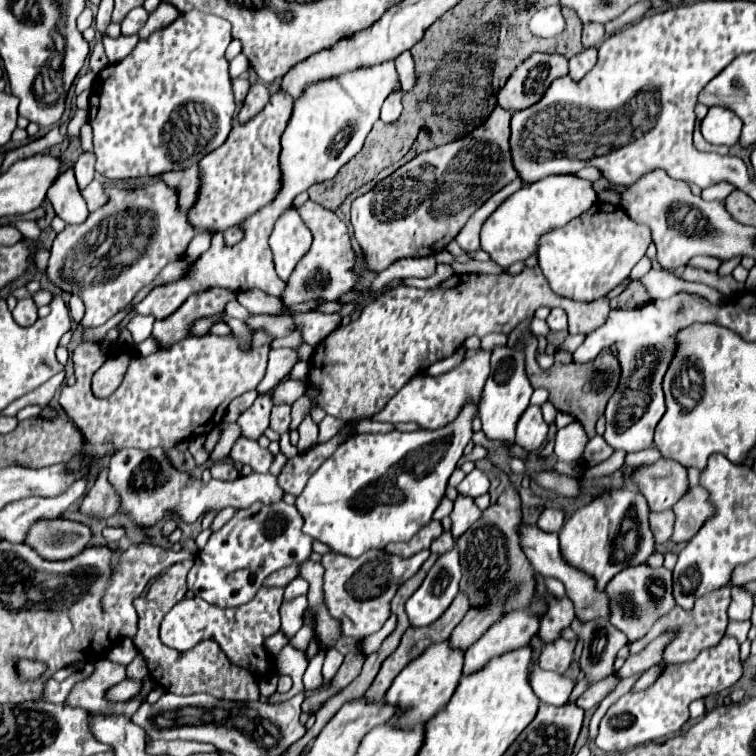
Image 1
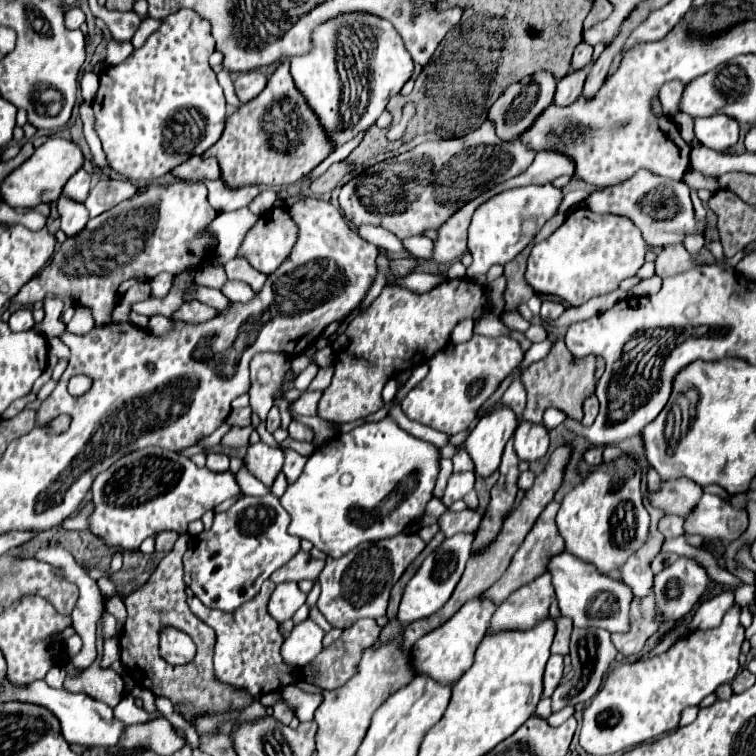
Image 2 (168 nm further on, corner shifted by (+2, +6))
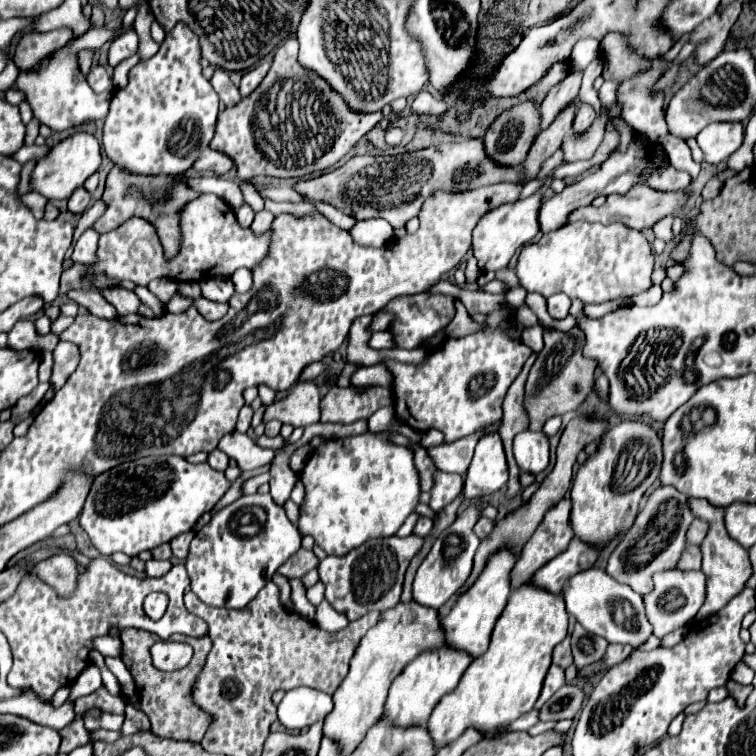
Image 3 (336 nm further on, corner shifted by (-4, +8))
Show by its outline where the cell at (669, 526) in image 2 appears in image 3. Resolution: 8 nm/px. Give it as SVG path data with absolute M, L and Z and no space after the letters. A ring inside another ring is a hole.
M694 520L694 522L692 522L692 528L688 530L688 544L702 544L702 540L704 540L706 534L708 534L708 528L710 528L708 522L704 522L704 520Z

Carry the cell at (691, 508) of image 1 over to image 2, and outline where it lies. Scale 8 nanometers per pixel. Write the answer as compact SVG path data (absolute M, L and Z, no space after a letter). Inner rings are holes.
M706 492L702 494L694 510L684 516L686 534L702 538L722 538L726 542L736 540L746 530L746 526L746 510L736 510L724 498Z

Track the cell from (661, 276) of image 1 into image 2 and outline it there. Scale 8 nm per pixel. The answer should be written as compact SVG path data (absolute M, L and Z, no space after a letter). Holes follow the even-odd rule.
M656 274L652 278L646 278L640 280L636 286L632 286L628 290L630 296L650 296L656 294L660 287L662 286L662 278L658 278Z

